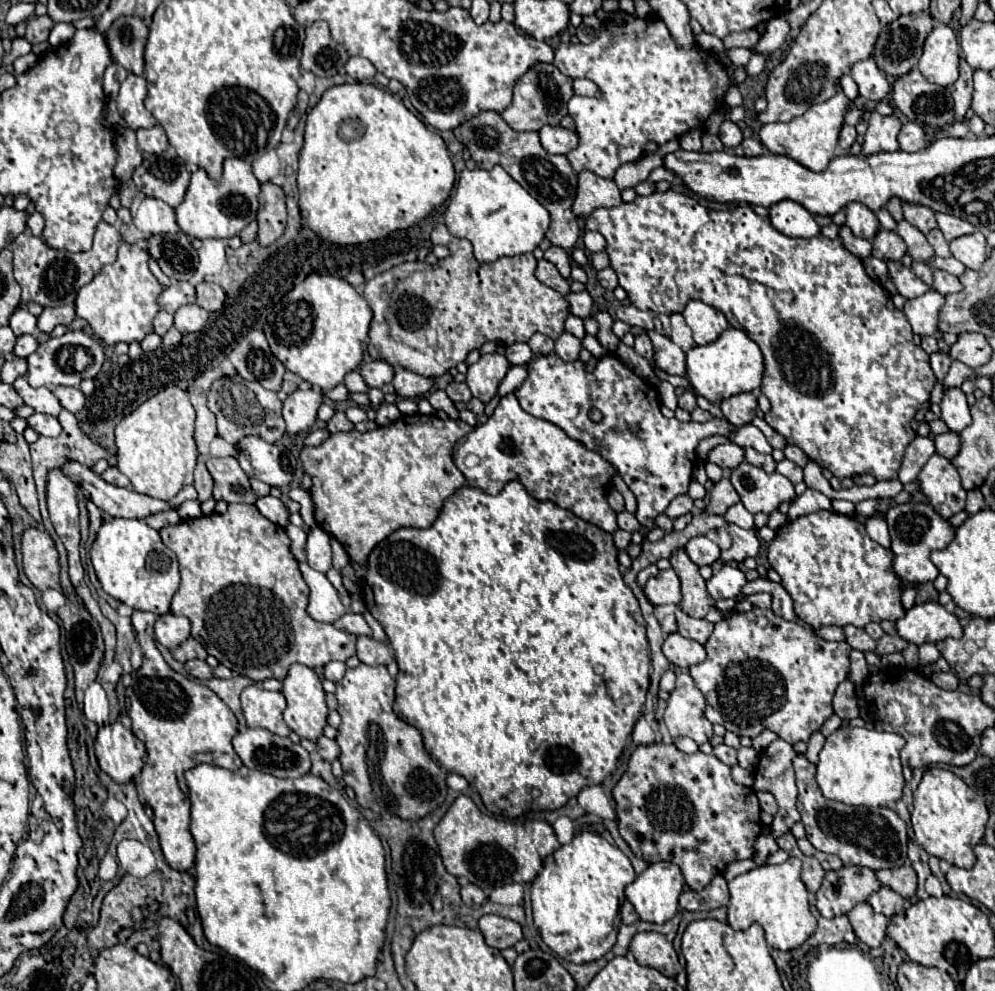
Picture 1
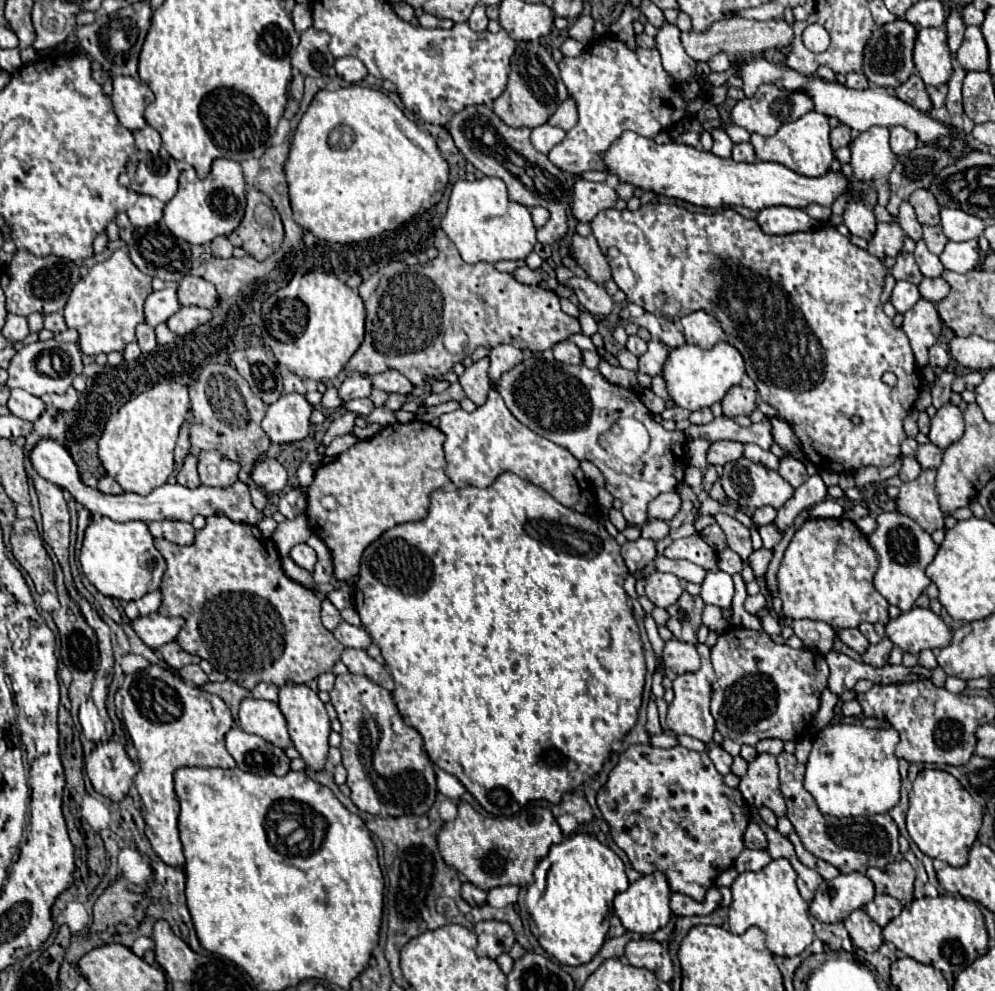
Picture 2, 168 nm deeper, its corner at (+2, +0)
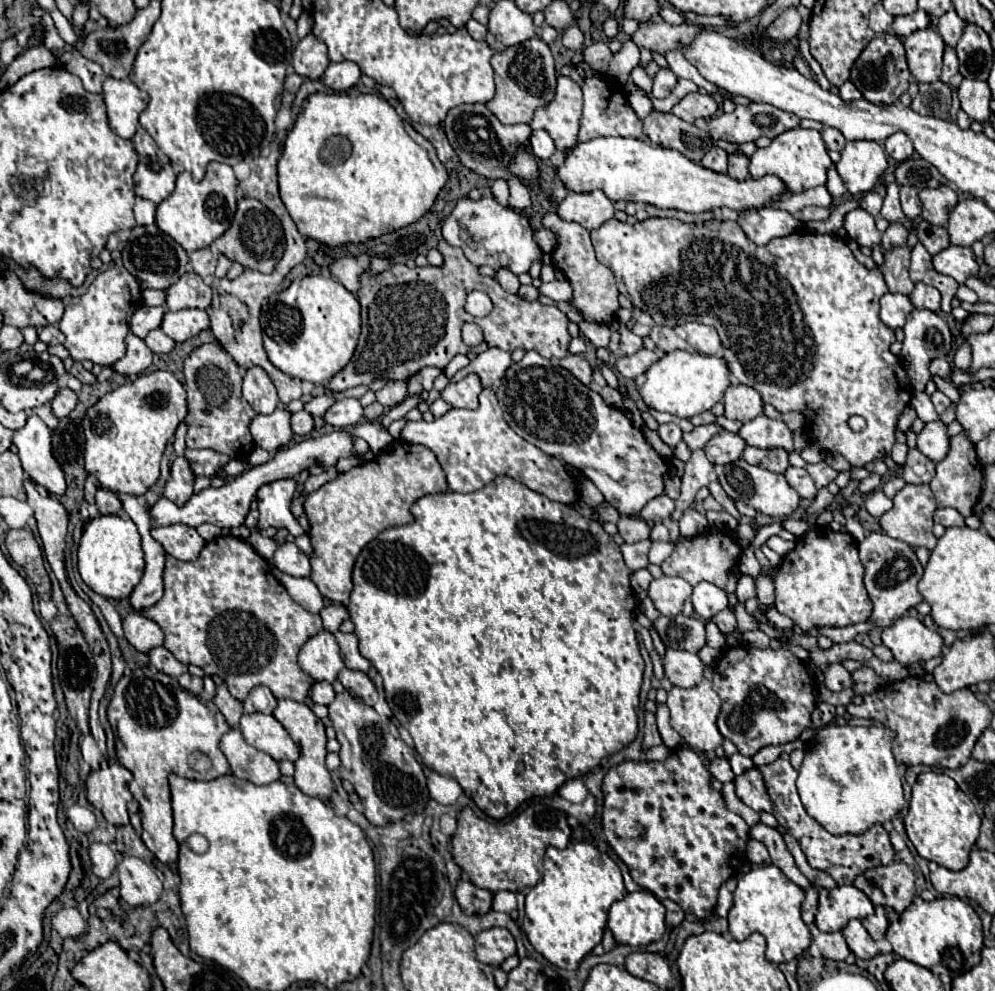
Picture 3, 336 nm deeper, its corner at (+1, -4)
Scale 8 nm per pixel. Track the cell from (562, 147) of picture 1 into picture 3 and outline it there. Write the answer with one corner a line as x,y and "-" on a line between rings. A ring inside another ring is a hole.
543,129
533,131
533,135
531,135
529,141
531,141
533,155
539,157
539,159
549,159
555,153
555,143
553,143
551,135
547,131
543,131

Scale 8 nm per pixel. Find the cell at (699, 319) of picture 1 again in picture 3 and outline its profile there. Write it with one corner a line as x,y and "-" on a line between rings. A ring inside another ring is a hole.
687,323
685,333
687,333
687,343
695,351
705,355
717,355
721,351
721,341
715,327
703,323

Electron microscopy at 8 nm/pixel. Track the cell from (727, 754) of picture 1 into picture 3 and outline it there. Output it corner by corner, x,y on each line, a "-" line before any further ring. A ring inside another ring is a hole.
715,757
709,767
711,767
713,777
719,779
721,783
727,783
727,781
733,781
733,779
735,779
735,773
733,773
727,757

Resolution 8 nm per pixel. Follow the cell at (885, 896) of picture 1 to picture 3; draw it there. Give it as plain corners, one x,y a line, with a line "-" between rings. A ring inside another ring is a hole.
875,907
875,913
871,917
863,919
863,925
873,939
883,939
885,937
885,931
889,927
889,917
887,915
889,915
889,907

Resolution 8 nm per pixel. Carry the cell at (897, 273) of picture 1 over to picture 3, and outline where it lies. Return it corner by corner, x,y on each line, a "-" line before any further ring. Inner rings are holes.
885,293
881,297
881,319
887,323
891,329
903,327
905,317
913,311
913,303
909,301
907,295
903,293

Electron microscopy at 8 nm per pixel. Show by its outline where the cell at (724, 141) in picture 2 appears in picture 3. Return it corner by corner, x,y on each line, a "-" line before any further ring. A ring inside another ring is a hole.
711,147
707,153
705,153
705,157
701,159
701,165
703,167
709,167
709,169
713,169
713,171
719,171
719,173
725,173
727,171
727,153
721,149
721,147

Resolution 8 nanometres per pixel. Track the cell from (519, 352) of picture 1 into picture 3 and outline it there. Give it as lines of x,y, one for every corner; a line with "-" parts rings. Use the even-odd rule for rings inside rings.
487,349
483,353
477,355
477,359
473,359
469,363
469,367
465,367
458,371
453,378
452,382
460,381
469,373
477,373
481,377
481,385
483,387
491,387
497,389
501,383
501,377
505,375
505,371
511,365
511,355
503,349

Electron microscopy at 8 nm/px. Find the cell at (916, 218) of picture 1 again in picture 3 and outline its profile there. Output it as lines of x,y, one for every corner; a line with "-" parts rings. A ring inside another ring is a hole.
941,185
937,189
923,189
919,193
919,199
921,199
921,207
923,207
921,217
925,221
929,221
931,225
941,225
941,227
947,223
949,211
957,203
955,191
951,191
945,185

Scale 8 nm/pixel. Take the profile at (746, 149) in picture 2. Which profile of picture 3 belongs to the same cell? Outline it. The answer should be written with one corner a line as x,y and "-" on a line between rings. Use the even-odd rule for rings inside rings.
743,153
729,155
729,169
727,173
735,179
747,179
749,177
749,157

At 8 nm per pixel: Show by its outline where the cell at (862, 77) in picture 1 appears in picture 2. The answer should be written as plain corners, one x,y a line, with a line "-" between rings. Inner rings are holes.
848,73
846,87
850,89
868,89
868,79
862,73

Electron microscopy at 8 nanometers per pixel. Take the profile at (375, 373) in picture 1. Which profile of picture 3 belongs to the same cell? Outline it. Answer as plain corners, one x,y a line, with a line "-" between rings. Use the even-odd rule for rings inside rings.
347,397
347,399
337,401
337,403
323,415
323,419
325,419
329,425
339,427
339,429
353,427
353,425
357,425
357,423
363,419
363,407
361,407
359,399

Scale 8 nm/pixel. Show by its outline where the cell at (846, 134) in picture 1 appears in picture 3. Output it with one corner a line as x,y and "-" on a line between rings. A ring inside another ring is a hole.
825,127
821,131
821,135
823,135
823,141
825,141
827,149
831,149
831,151
843,151
843,147
845,147
847,141
845,141
845,137
843,137
841,131
835,131
833,127

